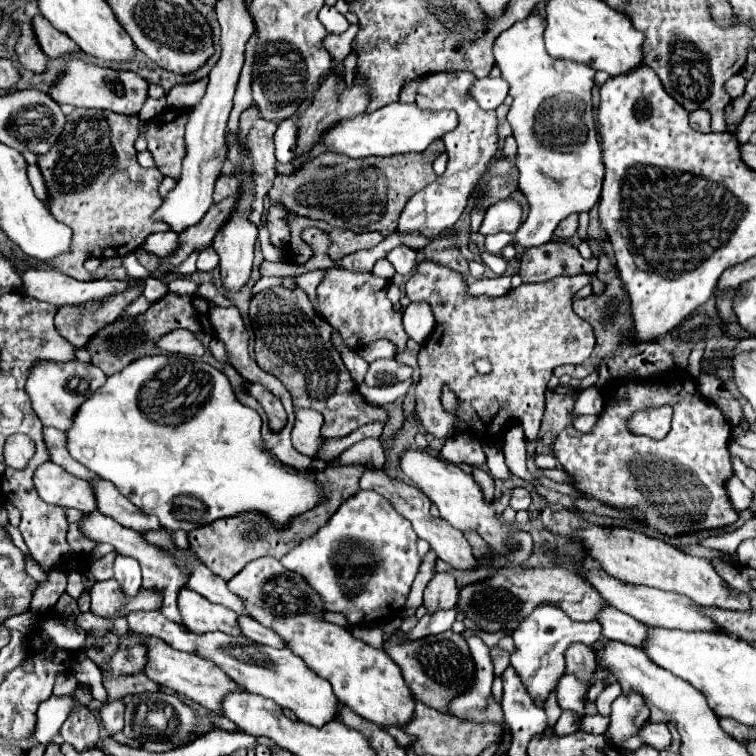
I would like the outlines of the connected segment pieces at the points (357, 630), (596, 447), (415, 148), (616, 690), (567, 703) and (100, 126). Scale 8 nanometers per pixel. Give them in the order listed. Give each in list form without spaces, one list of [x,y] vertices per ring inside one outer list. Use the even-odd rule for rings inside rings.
[[[355,626],[351,632],[355,638],[363,640],[365,644],[371,644],[375,648],[383,646],[383,632],[377,626]]]
[[[673,370],[661,380],[655,380],[655,384],[645,384],[641,380],[617,380],[613,382],[613,386],[609,384],[609,390],[613,394],[613,400],[605,404],[593,432],[583,434],[573,426],[569,426],[557,436],[553,444],[553,452],[557,460],[575,478],[575,488],[581,494],[597,498],[607,506],[631,512],[635,520],[645,522],[657,532],[669,536],[733,524],[737,520],[737,512],[729,504],[727,492],[723,488],[725,480],[733,474],[729,452],[727,452],[727,444],[731,438],[731,424],[727,422],[721,408],[707,402],[697,392],[693,378],[683,370]],[[621,392],[631,392],[631,398],[625,398]],[[665,404],[673,406],[673,422],[669,434],[663,440],[639,436],[629,430],[627,422],[635,412],[659,408]]]
[[[393,102],[377,112],[355,116],[353,120],[341,120],[341,124],[333,124],[329,132],[323,132],[319,144],[327,146],[329,152],[345,154],[349,158],[365,158],[365,156],[393,156],[403,152],[423,152],[433,140],[441,138],[445,132],[457,126],[457,114],[451,112],[425,112],[415,104]]]
[[[617,682],[609,684],[609,686],[599,694],[599,698],[595,700],[595,704],[597,704],[597,710],[599,710],[601,716],[609,716],[609,714],[611,714],[611,702],[613,702],[619,694],[621,694],[621,688],[619,688]]]
[[[563,676],[559,680],[559,686],[557,686],[557,700],[559,700],[559,706],[563,710],[573,710],[577,712],[579,716],[585,716],[585,710],[583,710],[583,700],[585,700],[585,694],[587,694],[587,688],[589,684],[573,678],[573,676]]]
[[[77,108],[73,114],[67,116],[67,126],[61,132],[59,140],[51,146],[51,150],[43,156],[37,156],[37,164],[43,172],[49,198],[51,198],[49,210],[59,222],[67,224],[73,230],[71,252],[57,256],[51,264],[71,278],[90,281],[90,273],[83,273],[83,262],[87,258],[125,256],[129,252],[135,252],[149,234],[169,230],[167,224],[153,220],[153,212],[159,208],[163,200],[159,196],[158,188],[164,176],[156,167],[145,169],[137,164],[137,152],[133,144],[139,136],[139,124],[141,124],[139,116],[125,116],[125,114],[107,112],[107,110]]]

